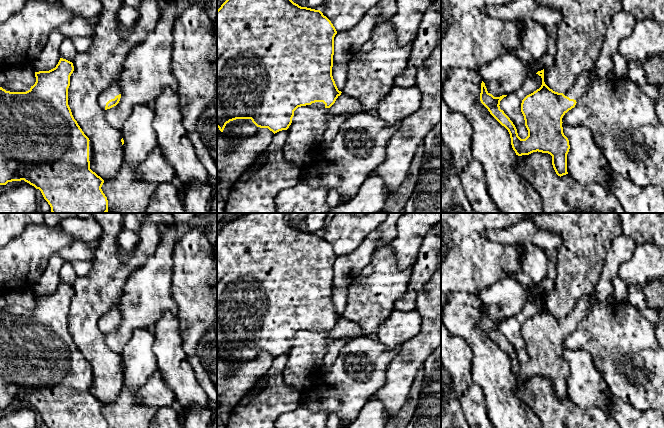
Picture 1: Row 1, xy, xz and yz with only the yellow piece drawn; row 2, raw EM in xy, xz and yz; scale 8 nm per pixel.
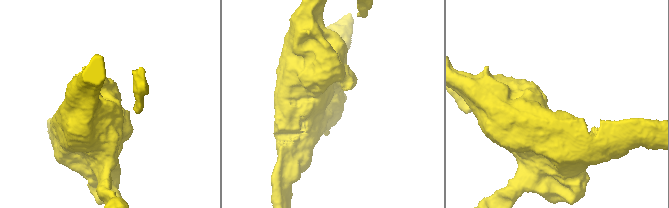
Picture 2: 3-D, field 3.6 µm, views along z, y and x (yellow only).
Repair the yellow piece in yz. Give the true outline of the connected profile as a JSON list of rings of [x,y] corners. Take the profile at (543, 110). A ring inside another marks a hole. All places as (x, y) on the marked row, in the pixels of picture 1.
[[[624,10],[613,16],[595,65],[580,77],[579,85],[574,85],[567,92],[558,93],[550,89],[544,82],[544,69],[536,73],[542,78],[542,85],[527,95],[521,103],[521,112],[528,130],[528,136],[525,139],[518,136],[515,125],[500,109],[500,101],[507,95],[494,97],[487,91],[482,81],[480,101],[508,130],[516,155],[529,155],[537,151],[548,153],[552,156],[552,165],[556,174],[560,177],[568,174],[567,154],[570,145],[563,133],[562,118],[575,107],[594,80],[606,77],[613,70],[612,56],[617,52],[620,40],[632,33],[636,21],[637,19]]]

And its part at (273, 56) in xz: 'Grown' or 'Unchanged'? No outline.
Grown

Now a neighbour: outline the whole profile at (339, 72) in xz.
[[[347,64],[332,67],[332,76],[339,91],[342,92],[346,83]]]

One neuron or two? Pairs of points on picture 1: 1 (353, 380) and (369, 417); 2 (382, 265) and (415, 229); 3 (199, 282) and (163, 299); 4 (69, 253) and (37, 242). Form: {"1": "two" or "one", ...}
{"1": "two", "2": "two", "3": "two", "4": "two"}

